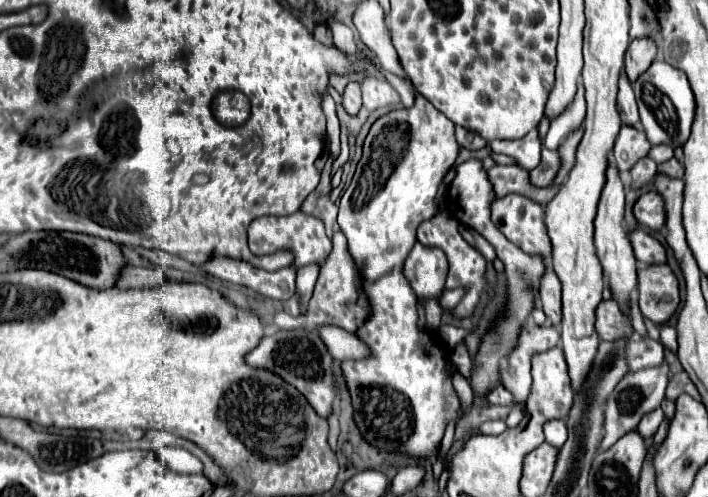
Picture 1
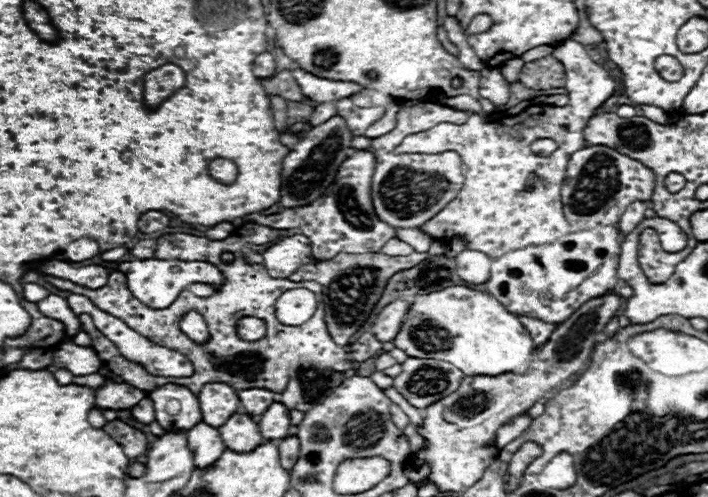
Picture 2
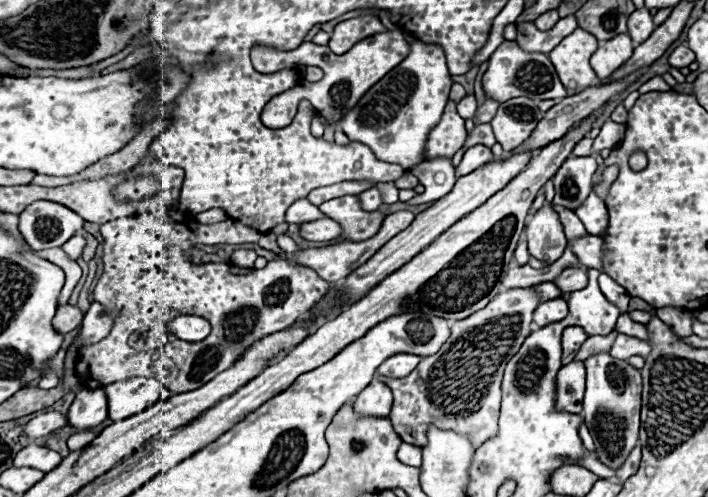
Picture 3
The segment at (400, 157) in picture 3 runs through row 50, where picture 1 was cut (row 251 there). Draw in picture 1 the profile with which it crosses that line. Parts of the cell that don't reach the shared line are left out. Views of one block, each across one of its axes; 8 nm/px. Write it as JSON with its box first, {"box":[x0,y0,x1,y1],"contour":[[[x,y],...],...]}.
{"box":[404,242,448,328],"contour":[[[420,242],[414,244],[406,262],[404,262],[404,276],[414,290],[418,302],[424,306],[426,324],[432,328],[440,326],[442,306],[440,296],[444,290],[448,274],[448,260],[440,248],[428,248]]]}

